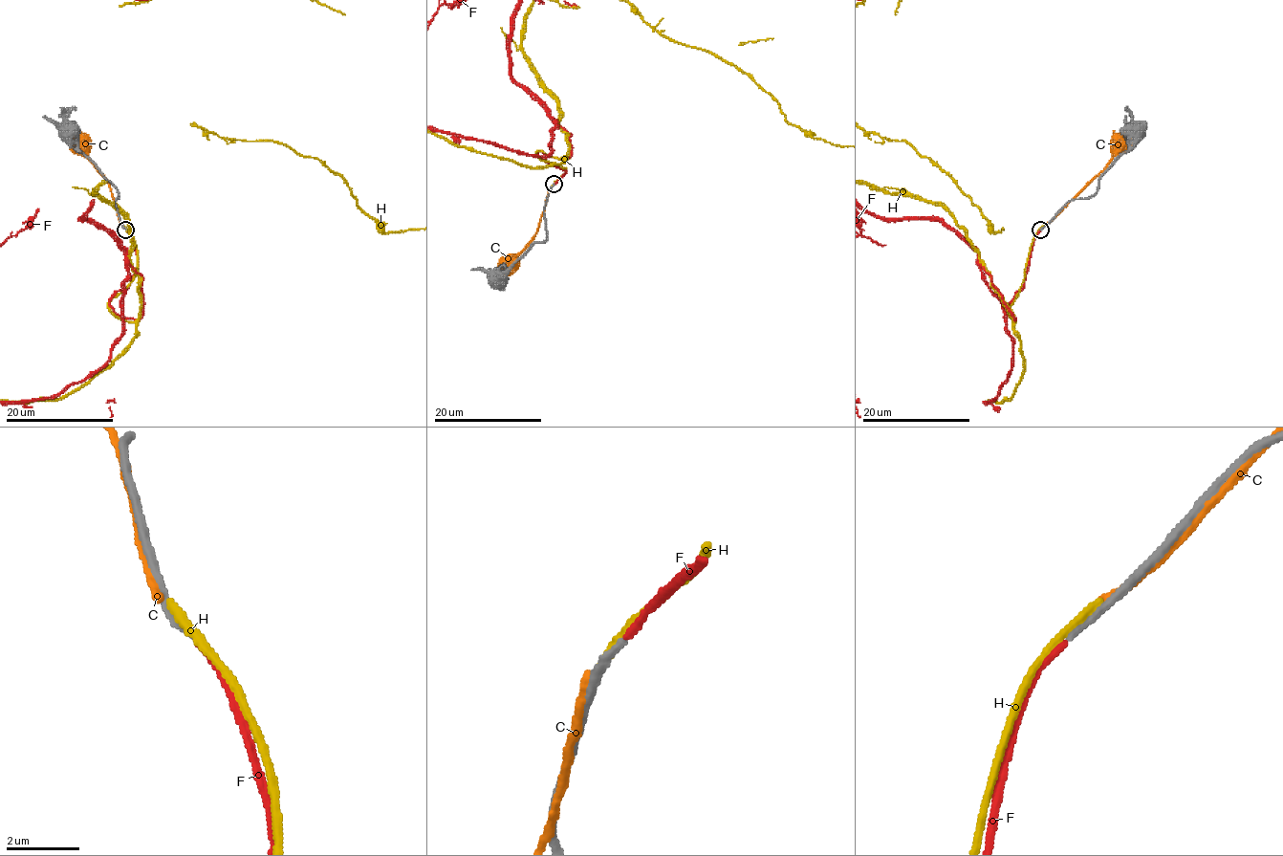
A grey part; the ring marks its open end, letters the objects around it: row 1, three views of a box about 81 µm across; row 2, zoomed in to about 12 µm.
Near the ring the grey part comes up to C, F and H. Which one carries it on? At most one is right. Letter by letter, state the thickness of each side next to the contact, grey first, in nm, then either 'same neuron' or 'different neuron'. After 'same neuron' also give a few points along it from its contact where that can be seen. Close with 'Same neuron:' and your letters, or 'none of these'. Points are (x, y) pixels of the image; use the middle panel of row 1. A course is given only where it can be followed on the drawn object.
C: 240/200 nm | different neuron
F: 190/190 nm | same neuron
H: 280/300 nm | different neuron
Same neuron: F

